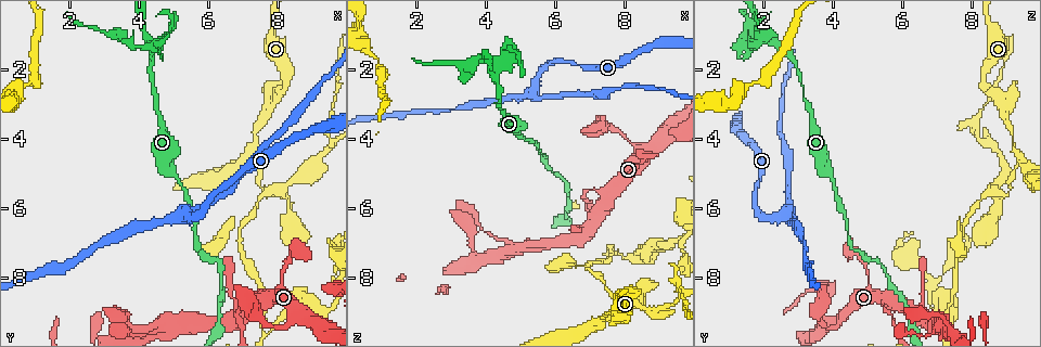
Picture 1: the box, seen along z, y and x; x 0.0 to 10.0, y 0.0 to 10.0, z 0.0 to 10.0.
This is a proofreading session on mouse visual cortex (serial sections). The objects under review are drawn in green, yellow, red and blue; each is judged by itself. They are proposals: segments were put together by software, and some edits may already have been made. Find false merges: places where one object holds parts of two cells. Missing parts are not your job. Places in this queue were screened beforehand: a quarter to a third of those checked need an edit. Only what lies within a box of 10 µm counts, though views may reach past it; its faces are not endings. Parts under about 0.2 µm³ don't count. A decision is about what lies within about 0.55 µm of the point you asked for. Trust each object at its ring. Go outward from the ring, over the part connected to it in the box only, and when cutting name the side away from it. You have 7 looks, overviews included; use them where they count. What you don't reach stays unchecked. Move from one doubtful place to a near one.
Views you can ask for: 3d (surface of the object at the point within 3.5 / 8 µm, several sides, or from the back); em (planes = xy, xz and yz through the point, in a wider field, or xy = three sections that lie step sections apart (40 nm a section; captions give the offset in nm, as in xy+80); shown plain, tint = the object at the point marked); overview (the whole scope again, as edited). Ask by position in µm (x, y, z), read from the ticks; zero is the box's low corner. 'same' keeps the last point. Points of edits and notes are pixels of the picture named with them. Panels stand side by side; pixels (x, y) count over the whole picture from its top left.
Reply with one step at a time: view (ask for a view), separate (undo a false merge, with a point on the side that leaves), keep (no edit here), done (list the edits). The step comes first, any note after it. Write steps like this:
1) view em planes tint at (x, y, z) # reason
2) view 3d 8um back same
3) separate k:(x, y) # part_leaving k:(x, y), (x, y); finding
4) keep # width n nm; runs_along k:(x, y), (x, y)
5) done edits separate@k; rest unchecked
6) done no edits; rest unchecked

view 3d 3.5um back at (8.35, 2.25, 8.30) # abrupt turn

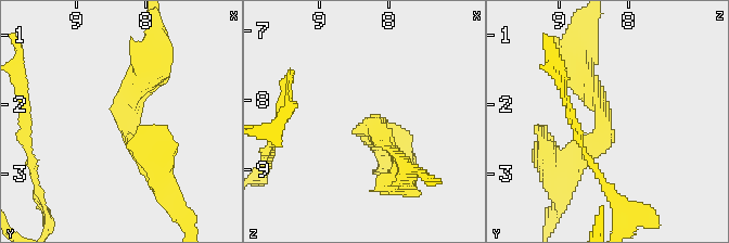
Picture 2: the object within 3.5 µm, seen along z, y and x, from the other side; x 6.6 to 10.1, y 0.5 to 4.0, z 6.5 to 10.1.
view em xy step 1 plain at (8.30, 2.30, 8.30) # need the tissue

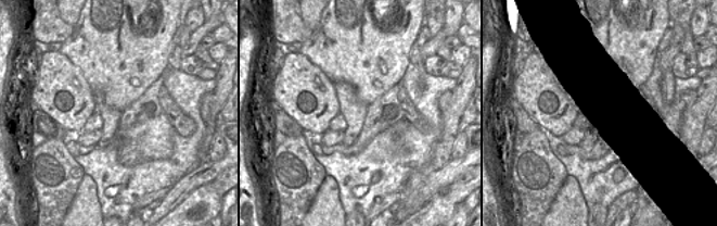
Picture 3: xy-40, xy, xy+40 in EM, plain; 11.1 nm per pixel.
view em xy step 1 tint same

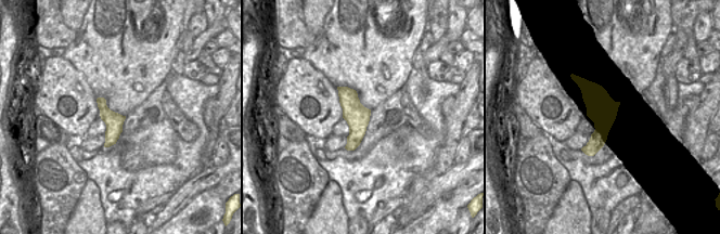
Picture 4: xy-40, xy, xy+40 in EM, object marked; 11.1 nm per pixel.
keep # runs_along 2:(149, 63), (126, 133), (156, 177); all the same cell

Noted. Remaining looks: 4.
view 3d 3.5um at (7.95, 5.60, 8.80) # four arms meet

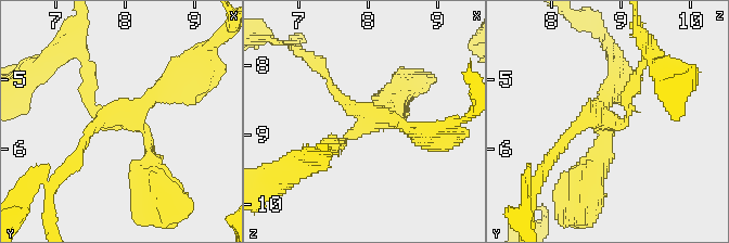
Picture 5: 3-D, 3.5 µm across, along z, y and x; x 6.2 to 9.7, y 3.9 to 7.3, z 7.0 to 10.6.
view em xy step 1 tint at (7.95, 5.60, 8.80) # arms 4; arm_widths 150, 150, 200, 200 nm

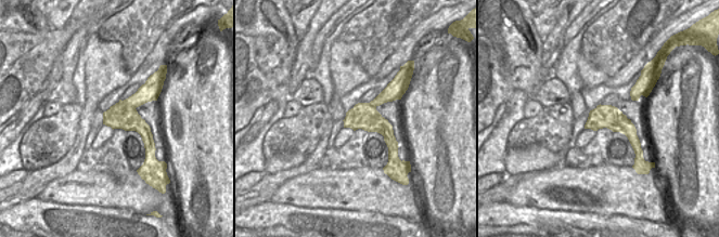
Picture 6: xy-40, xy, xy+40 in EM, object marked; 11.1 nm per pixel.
separate 5:(165, 87) # part_leaving 5:(120, 117), (90, 127), (64, 174); a second cell is stuck on

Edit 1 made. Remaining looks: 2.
done edits separate@5; rest unchecked

